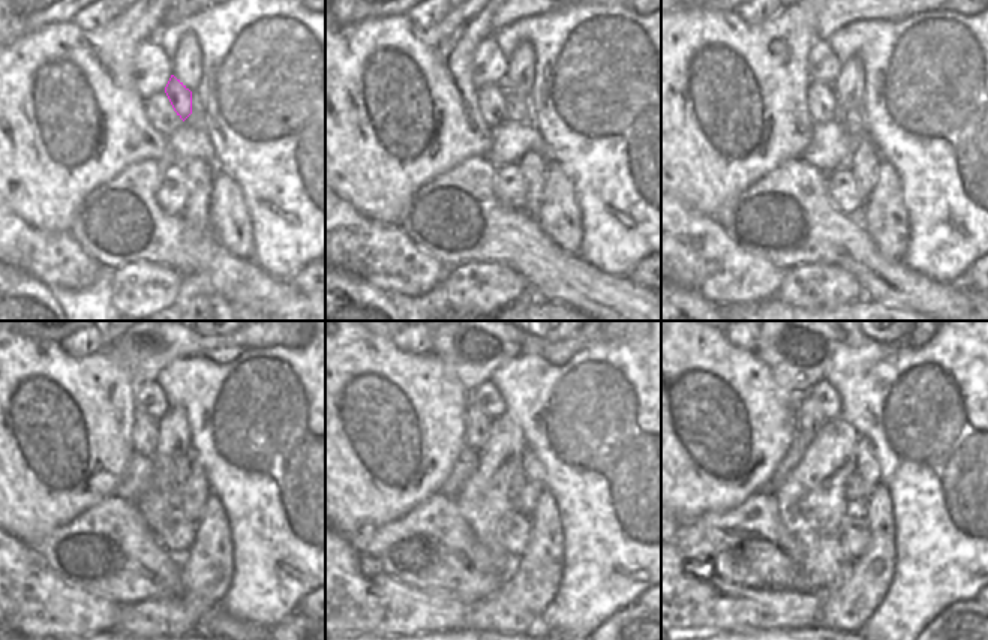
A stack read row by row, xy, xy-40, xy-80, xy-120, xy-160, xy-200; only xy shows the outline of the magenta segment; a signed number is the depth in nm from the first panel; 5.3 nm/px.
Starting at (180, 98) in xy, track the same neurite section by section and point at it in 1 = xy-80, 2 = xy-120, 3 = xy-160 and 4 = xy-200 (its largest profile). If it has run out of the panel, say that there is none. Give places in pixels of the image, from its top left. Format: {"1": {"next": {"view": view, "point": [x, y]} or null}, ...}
{"1": {"next": {"view": "xy-80", "point": [853, 120]}}, "2": {"next": {"view": "xy-120", "point": [183, 463]}}, "3": {"next": {"view": "xy-160", "point": [516, 483]}}, "4": {"next": {"view": "xy-200", "point": [853, 481]}}}

